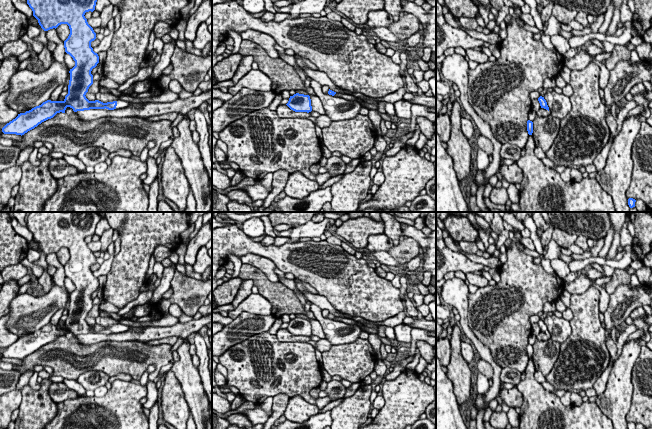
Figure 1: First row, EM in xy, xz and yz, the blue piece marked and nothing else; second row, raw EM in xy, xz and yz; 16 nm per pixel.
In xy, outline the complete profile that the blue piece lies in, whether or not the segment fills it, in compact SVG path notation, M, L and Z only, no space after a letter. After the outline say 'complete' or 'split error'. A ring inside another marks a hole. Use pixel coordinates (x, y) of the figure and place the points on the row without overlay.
M31 212L28 215L27 228L44 255L56 253L61 248L69 250L70 258L64 265L64 272L75 285L75 290L69 295L68 318L63 325L47 324L25 337L18 338L2 352L4 358L22 360L57 337L65 337L67 331L77 336L121 333L131 328L123 324L107 327L89 325L85 320L93 308L91 295L99 287L99 280L91 271L96 257L84 239L95 234L100 219L97 212Z; split error

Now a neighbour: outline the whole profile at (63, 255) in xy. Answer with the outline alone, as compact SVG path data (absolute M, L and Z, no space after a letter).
M61 248L56 252L58 261L61 263L61 265L65 265L69 258L70 258L70 253L69 250L67 248Z

